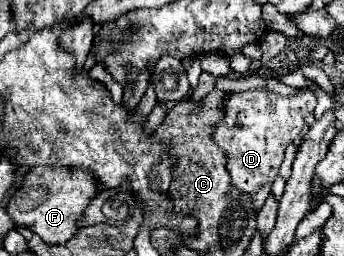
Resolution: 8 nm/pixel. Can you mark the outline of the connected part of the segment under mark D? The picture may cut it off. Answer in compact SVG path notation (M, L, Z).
M255 89L245 93L231 93L225 103L225 119L213 131L215 143L227 155L227 171L231 183L251 193L255 209L261 209L269 197L271 185L279 175L285 147L299 137L305 127L307 115L315 109L317 97L309 89L299 89L295 95L275 95L267 89Z

